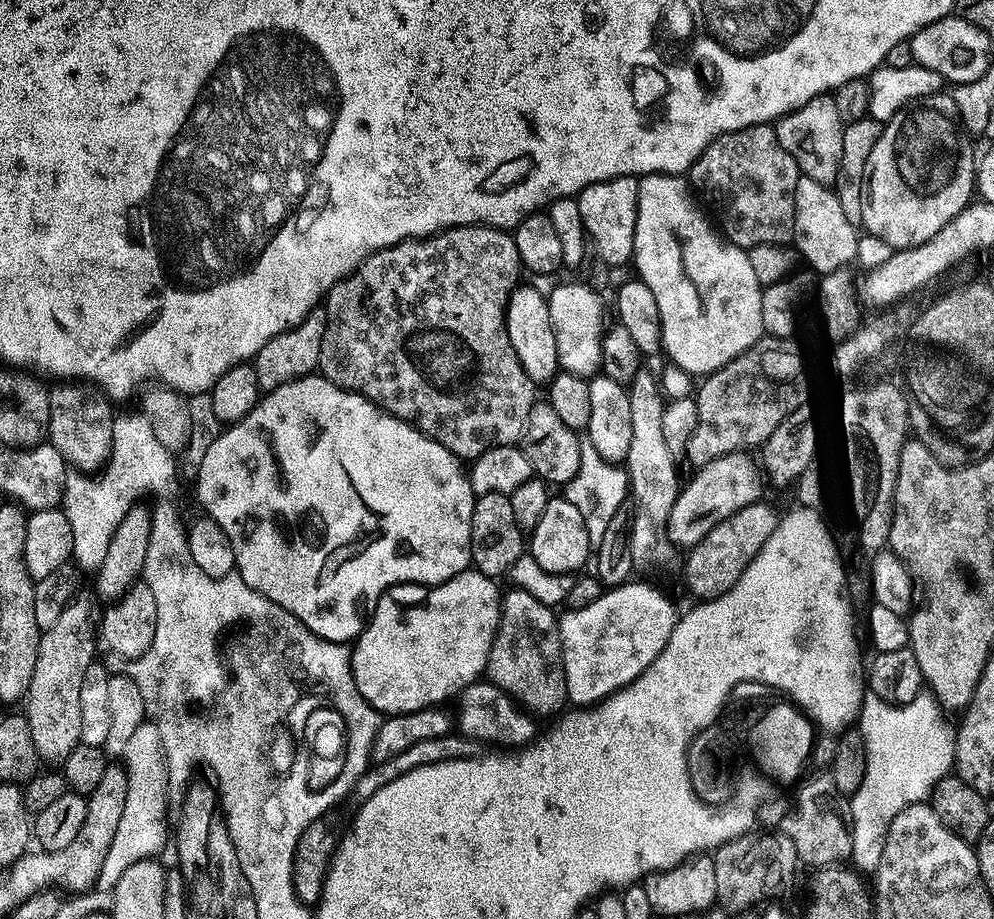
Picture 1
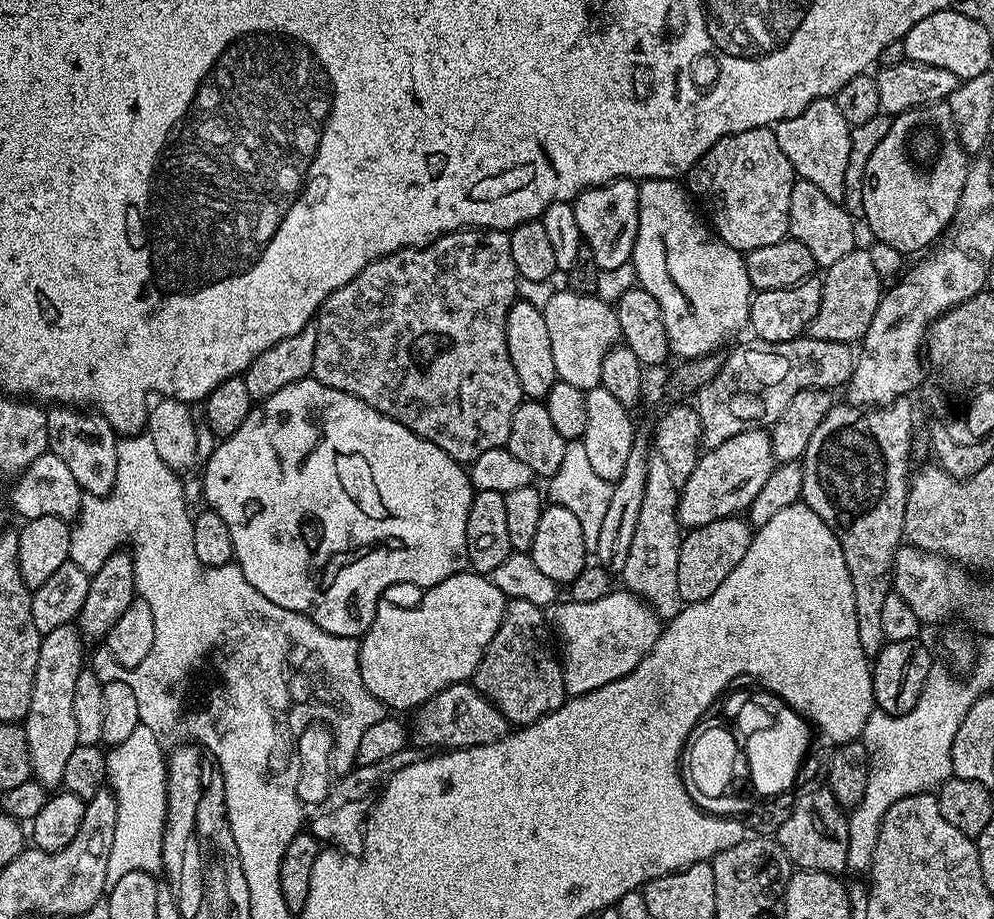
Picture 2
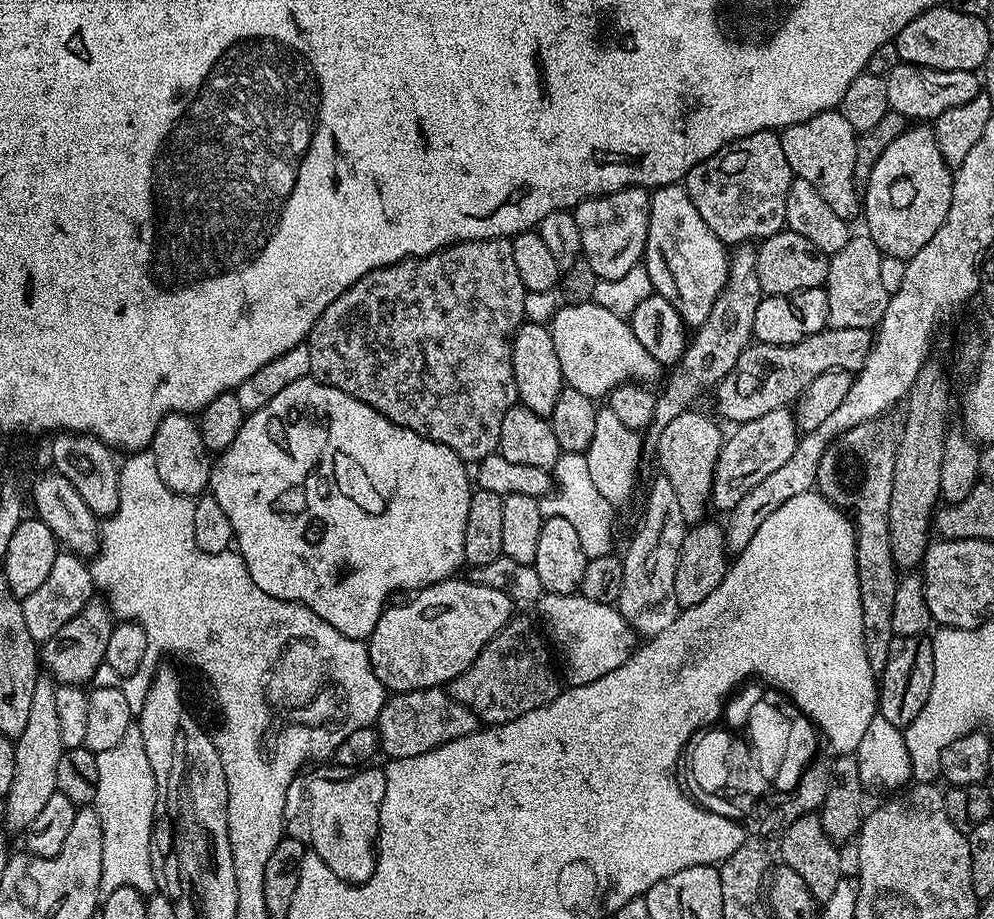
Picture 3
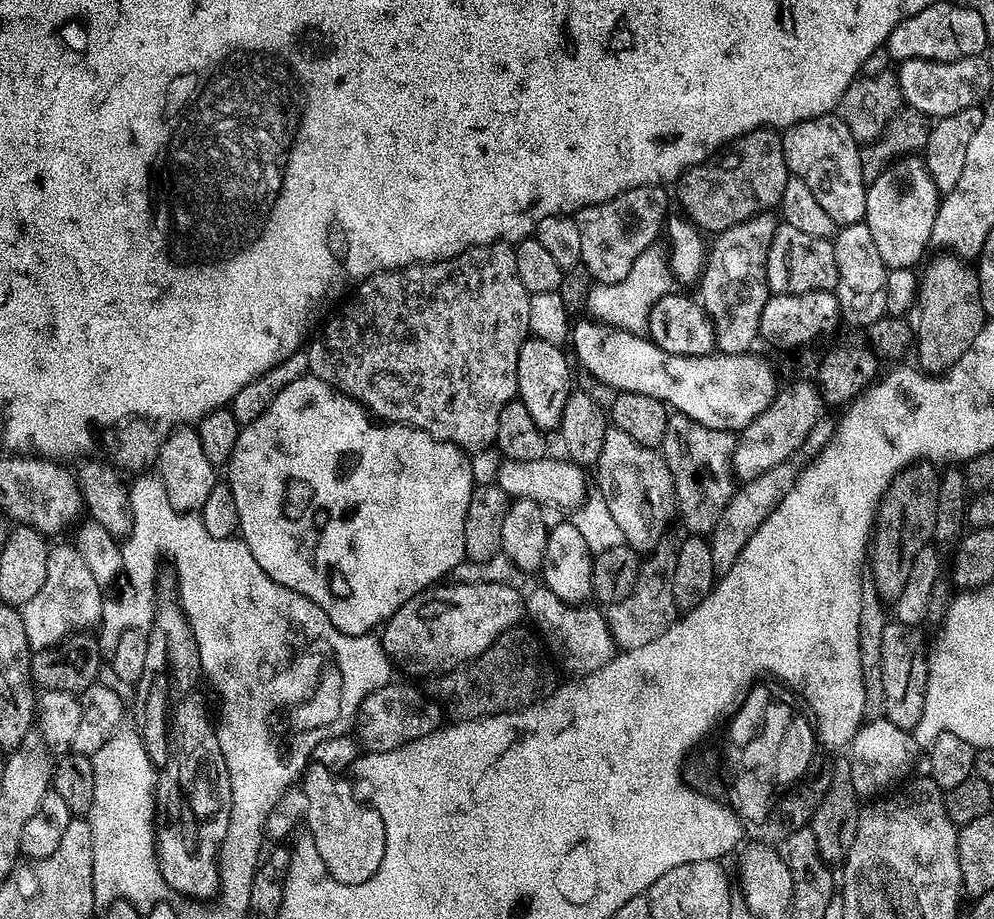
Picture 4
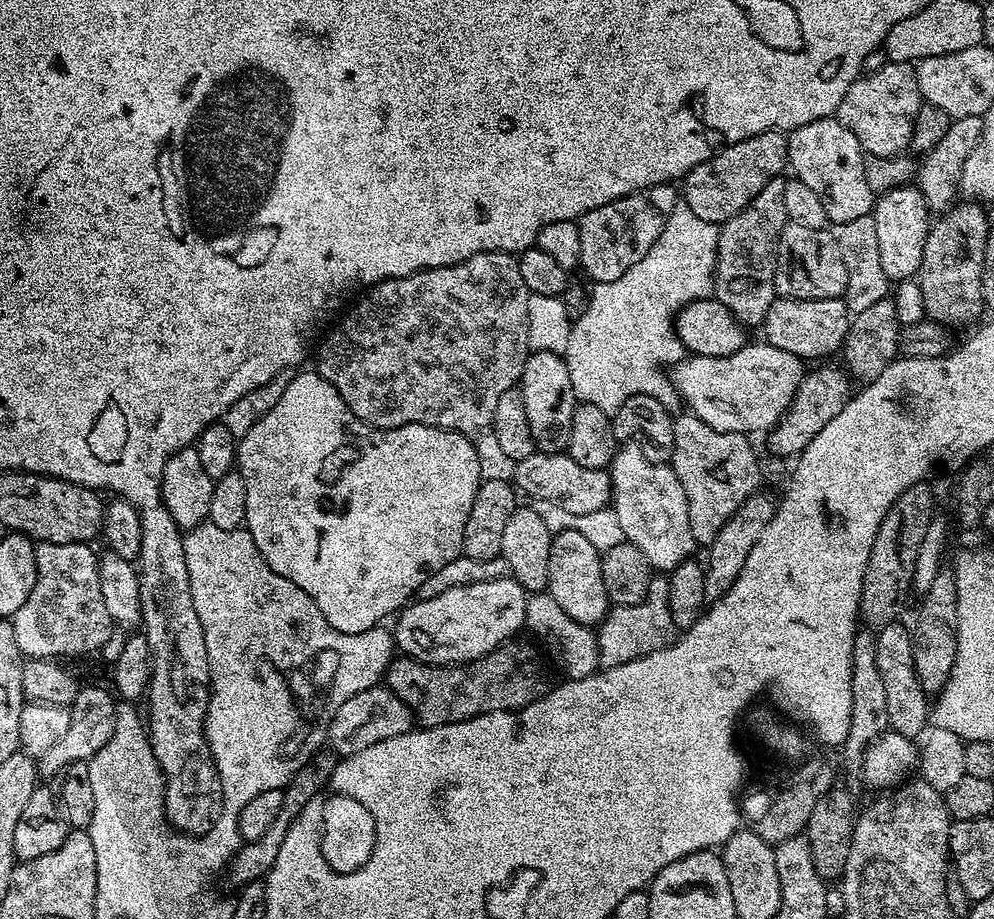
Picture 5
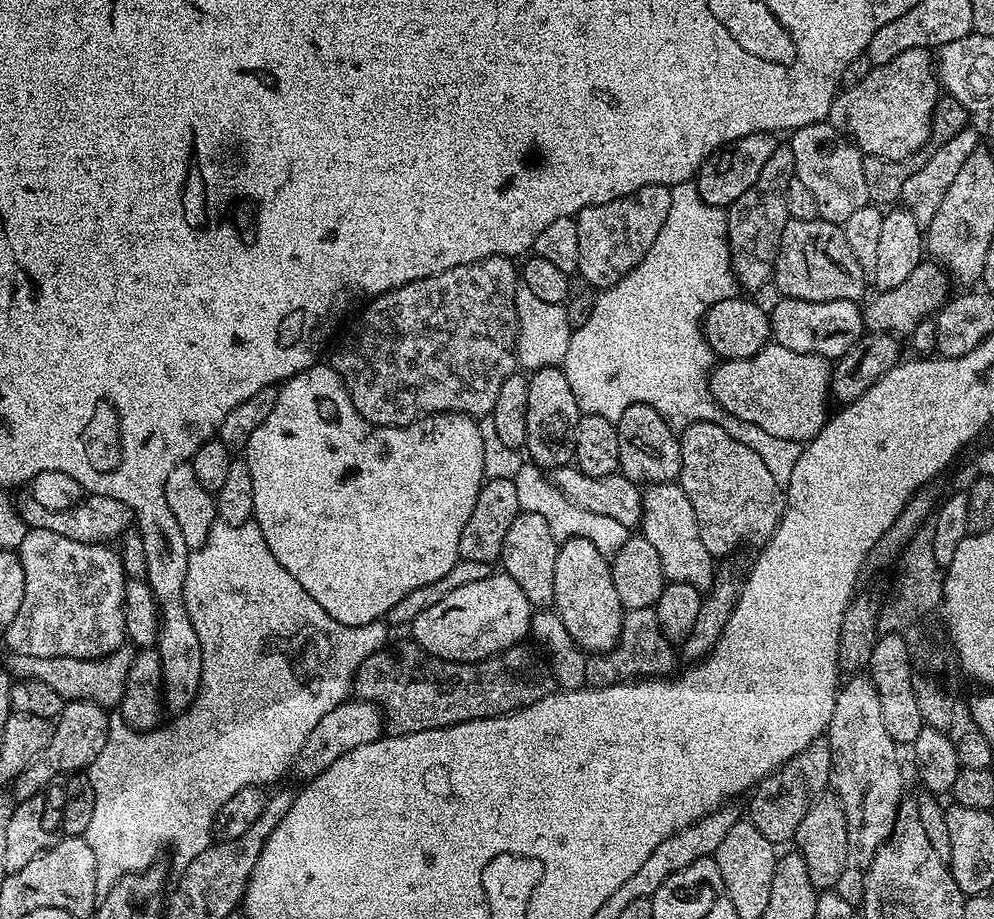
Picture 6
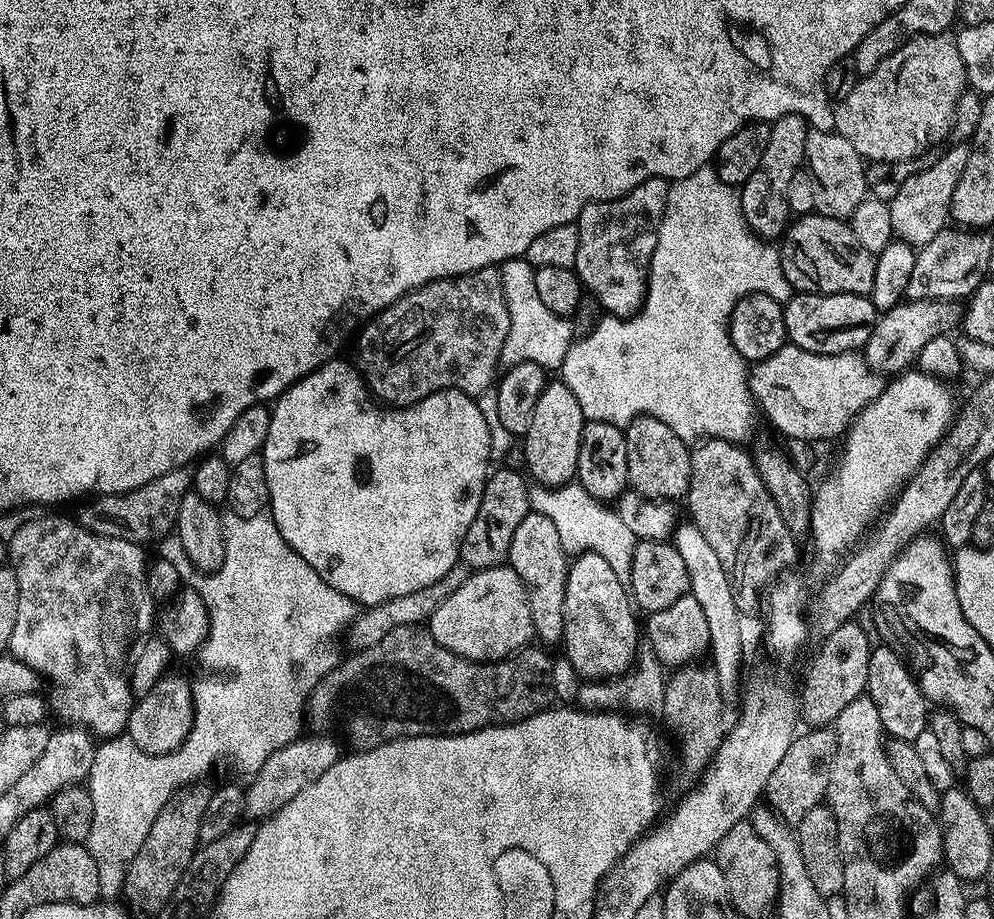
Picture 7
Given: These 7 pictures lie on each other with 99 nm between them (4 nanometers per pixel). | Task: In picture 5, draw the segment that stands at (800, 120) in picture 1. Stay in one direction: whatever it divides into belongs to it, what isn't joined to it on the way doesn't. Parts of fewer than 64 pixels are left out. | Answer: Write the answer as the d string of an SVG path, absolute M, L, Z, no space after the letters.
M832 116L798 126L787 133L788 164L795 179L806 182L822 202L829 221L839 226L854 222L854 218L871 216L874 207L874 194L866 186L864 162L866 153L863 146L842 126L842 122Z

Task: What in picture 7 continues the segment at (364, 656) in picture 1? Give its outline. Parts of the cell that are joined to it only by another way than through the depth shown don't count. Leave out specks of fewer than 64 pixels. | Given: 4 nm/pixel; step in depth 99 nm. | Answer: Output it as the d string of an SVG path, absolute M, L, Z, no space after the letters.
M507 566L473 571L450 598L434 610L426 627L446 650L481 662L504 660L519 652L534 636L524 583L516 571Z

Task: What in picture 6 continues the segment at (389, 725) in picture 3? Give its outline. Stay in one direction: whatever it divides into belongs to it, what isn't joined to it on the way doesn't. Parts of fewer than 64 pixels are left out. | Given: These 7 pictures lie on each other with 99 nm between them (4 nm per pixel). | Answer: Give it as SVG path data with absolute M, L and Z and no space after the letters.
M349 698L334 710L330 710L330 714L326 714L326 718L322 718L322 722L314 726L314 734L306 738L306 746L302 748L295 762L295 775L300 775L301 781L304 782L313 780L318 774L334 766L334 762L342 758L342 754L350 754L350 750L358 750L358 746L366 746L380 739L385 732L386 717L377 704L359 698Z

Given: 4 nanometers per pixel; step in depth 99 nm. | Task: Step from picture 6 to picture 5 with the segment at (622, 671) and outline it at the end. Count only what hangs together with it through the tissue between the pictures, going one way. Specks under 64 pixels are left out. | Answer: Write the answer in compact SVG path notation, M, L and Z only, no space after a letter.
M656 574L648 581L648 596L637 604L613 607L598 625L596 641L600 647L600 668L622 666L643 656L667 648L674 639L677 626L668 605L668 576Z

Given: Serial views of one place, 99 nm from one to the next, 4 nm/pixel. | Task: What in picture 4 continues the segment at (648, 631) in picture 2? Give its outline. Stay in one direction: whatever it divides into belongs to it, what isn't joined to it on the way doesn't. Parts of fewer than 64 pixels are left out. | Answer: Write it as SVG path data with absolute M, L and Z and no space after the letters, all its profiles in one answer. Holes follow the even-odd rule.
M537 586L529 596L522 600L522 608L530 619L536 623L535 631L542 637L547 651L556 655L556 660L572 672L573 677L585 676L594 670L602 670L606 662L610 662L614 655L612 635L608 633L608 622L603 611L589 606L567 604L554 590ZM544 635L544 636L543 636ZM548 643L548 644L547 644ZM552 651L552 652L551 652Z

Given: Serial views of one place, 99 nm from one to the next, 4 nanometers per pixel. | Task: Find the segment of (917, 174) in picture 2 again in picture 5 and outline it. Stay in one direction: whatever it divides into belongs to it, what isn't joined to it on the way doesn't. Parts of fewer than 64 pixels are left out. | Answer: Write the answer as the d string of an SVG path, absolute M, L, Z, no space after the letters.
M905 186L883 193L875 201L871 216L874 226L878 226L878 255L882 257L882 270L886 270L889 281L913 279L922 266L922 252L930 227L930 209L919 187Z

